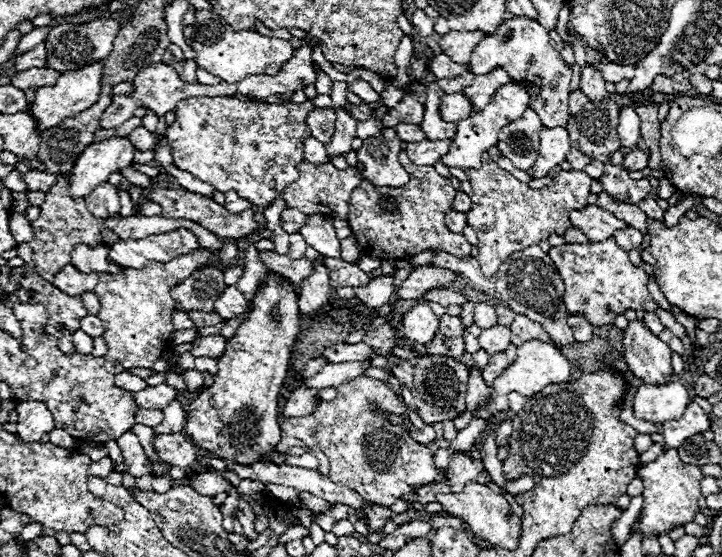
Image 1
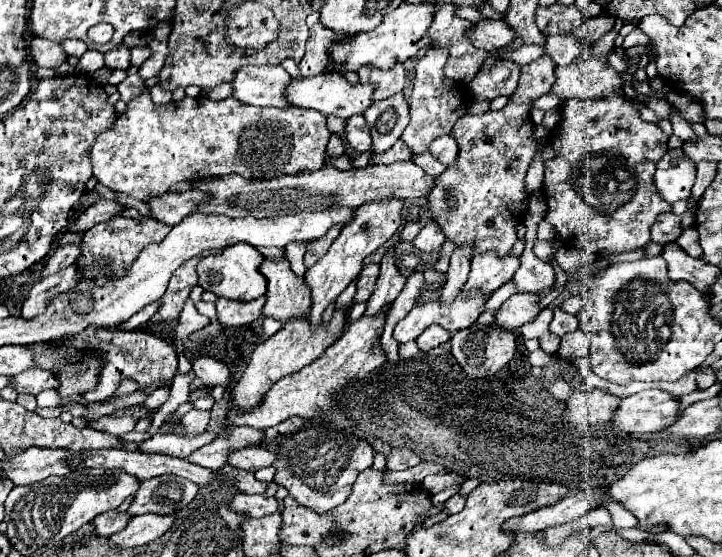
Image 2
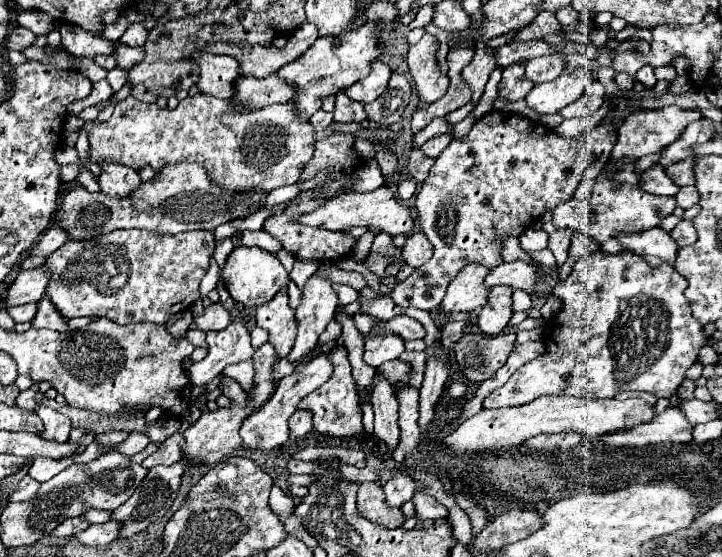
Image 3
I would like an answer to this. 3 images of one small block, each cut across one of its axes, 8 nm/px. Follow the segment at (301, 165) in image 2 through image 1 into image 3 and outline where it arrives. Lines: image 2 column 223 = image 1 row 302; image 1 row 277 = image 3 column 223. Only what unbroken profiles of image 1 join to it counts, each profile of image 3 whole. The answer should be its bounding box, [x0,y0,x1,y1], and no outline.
[82,94,314,194]

